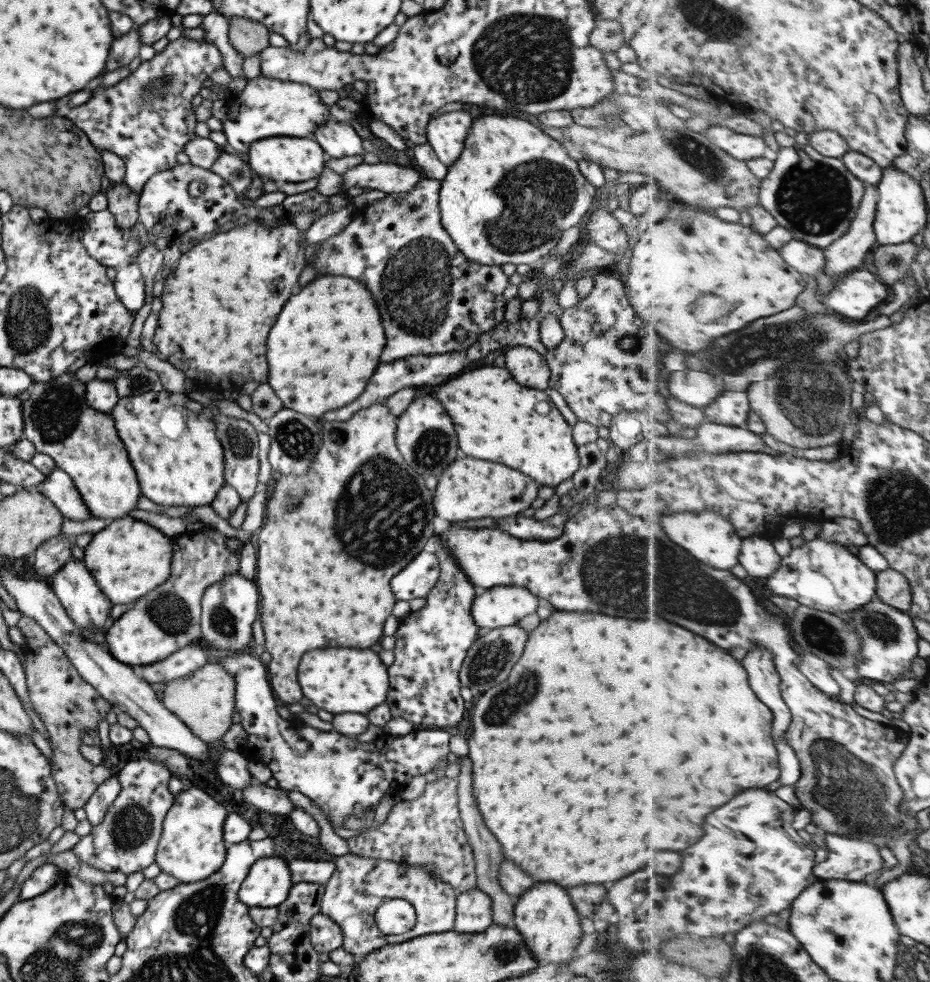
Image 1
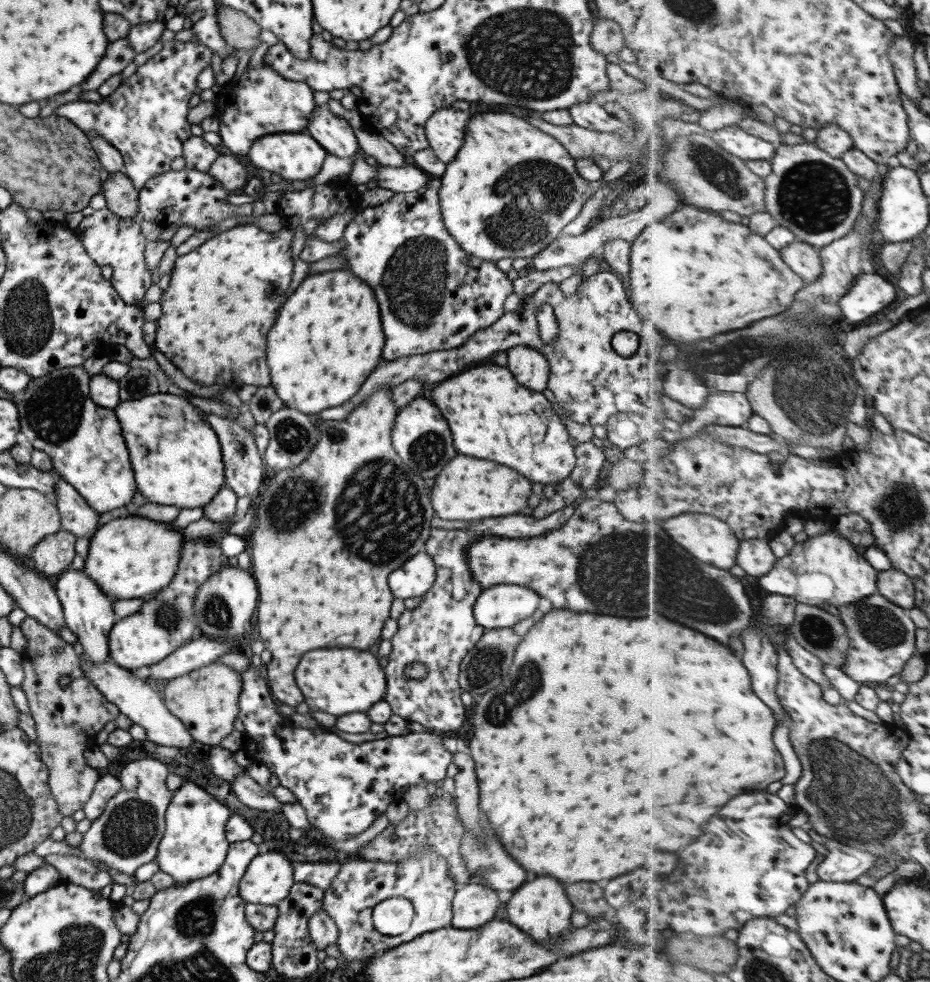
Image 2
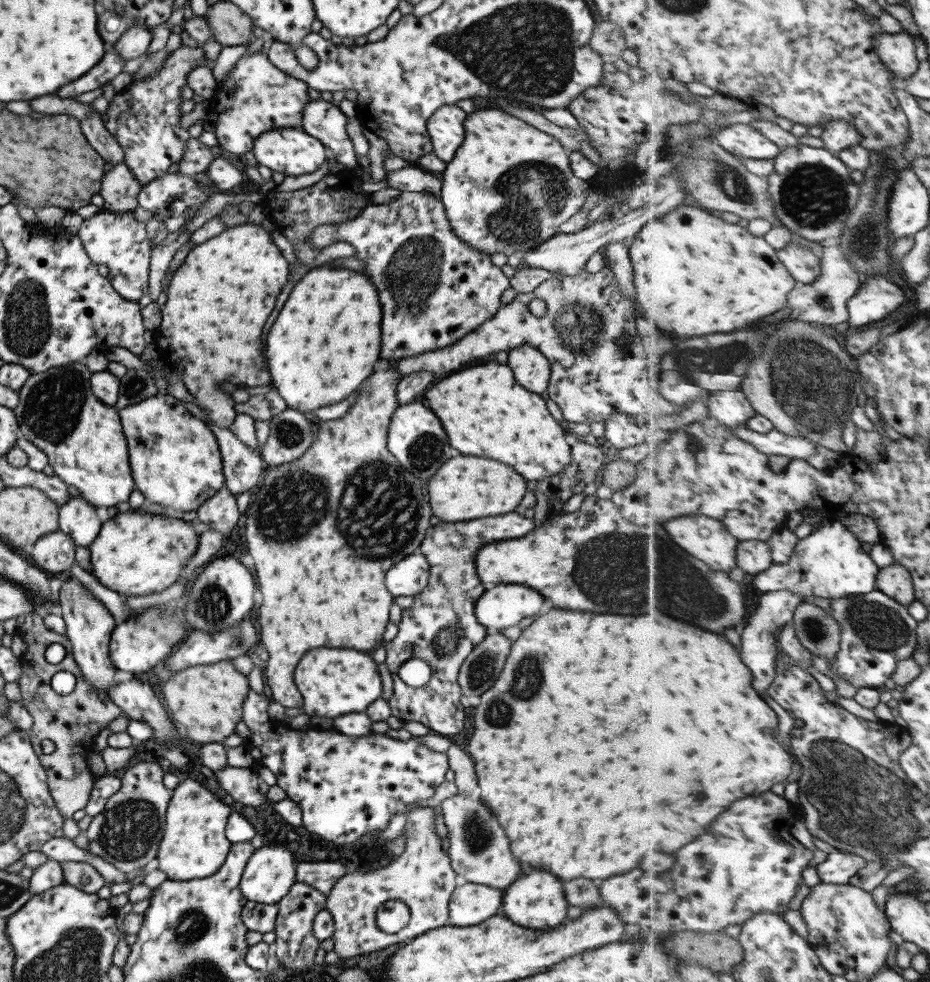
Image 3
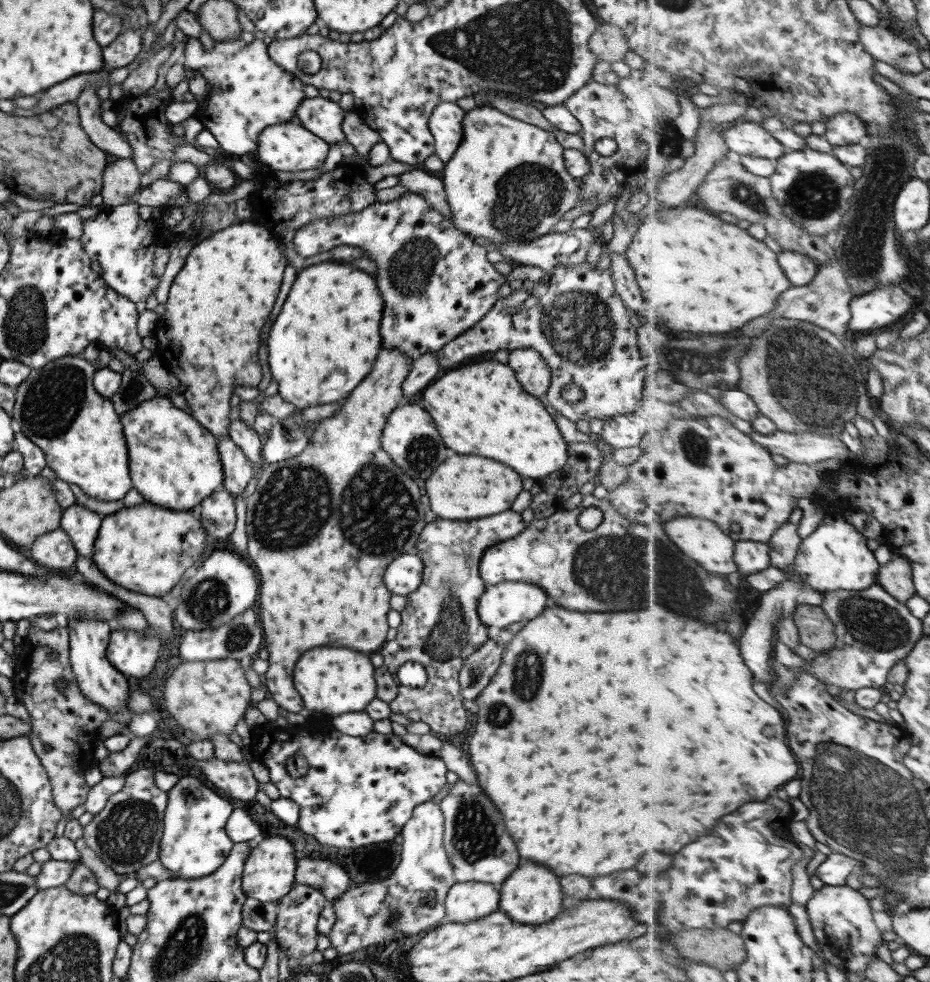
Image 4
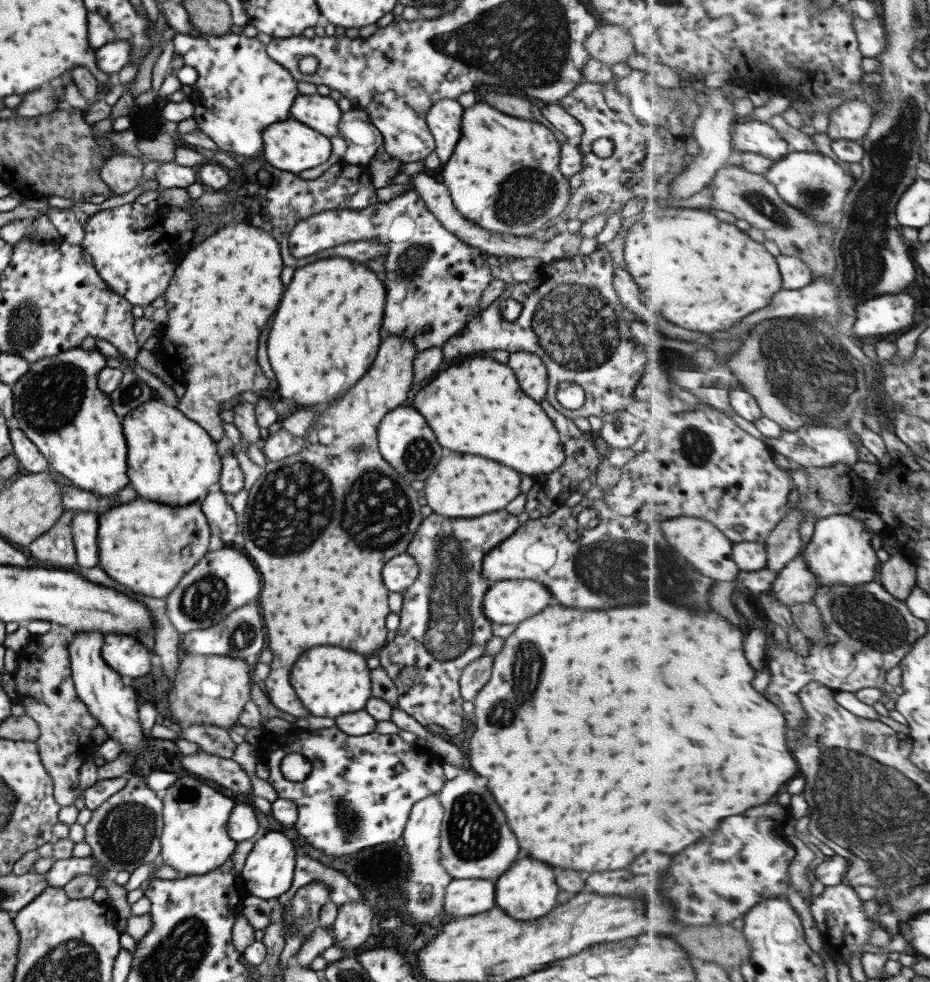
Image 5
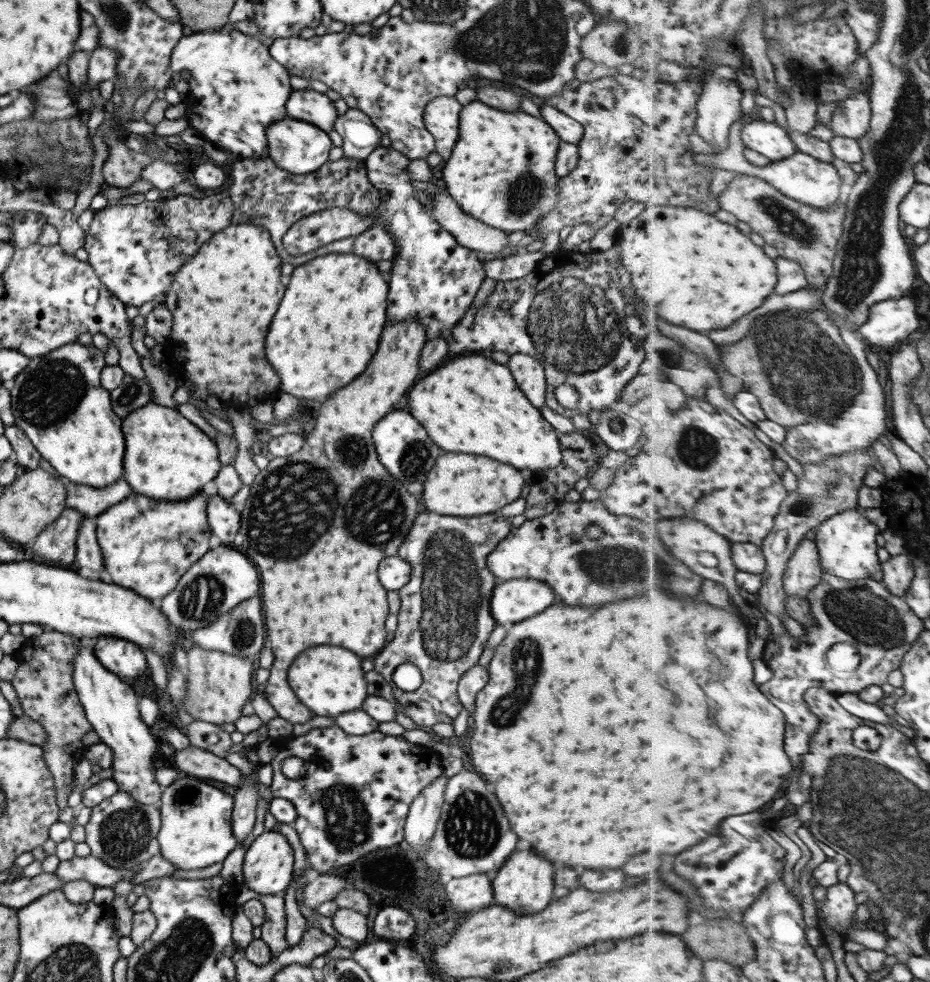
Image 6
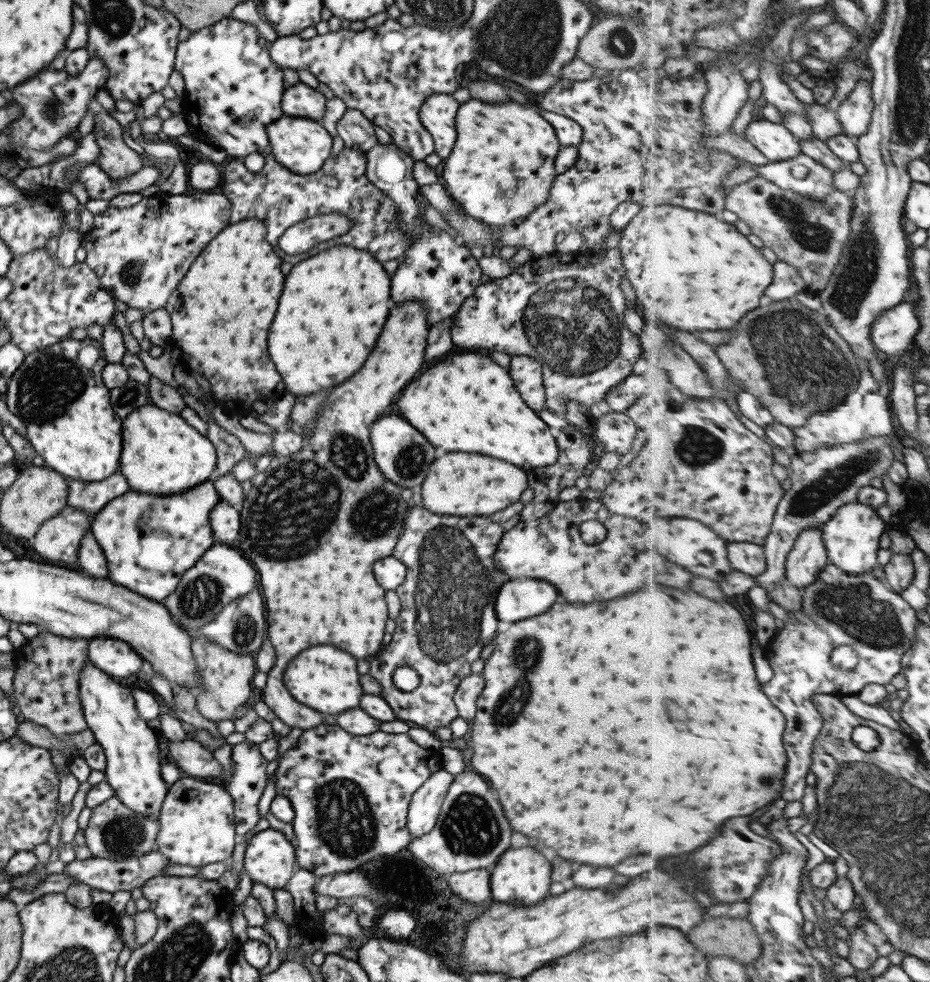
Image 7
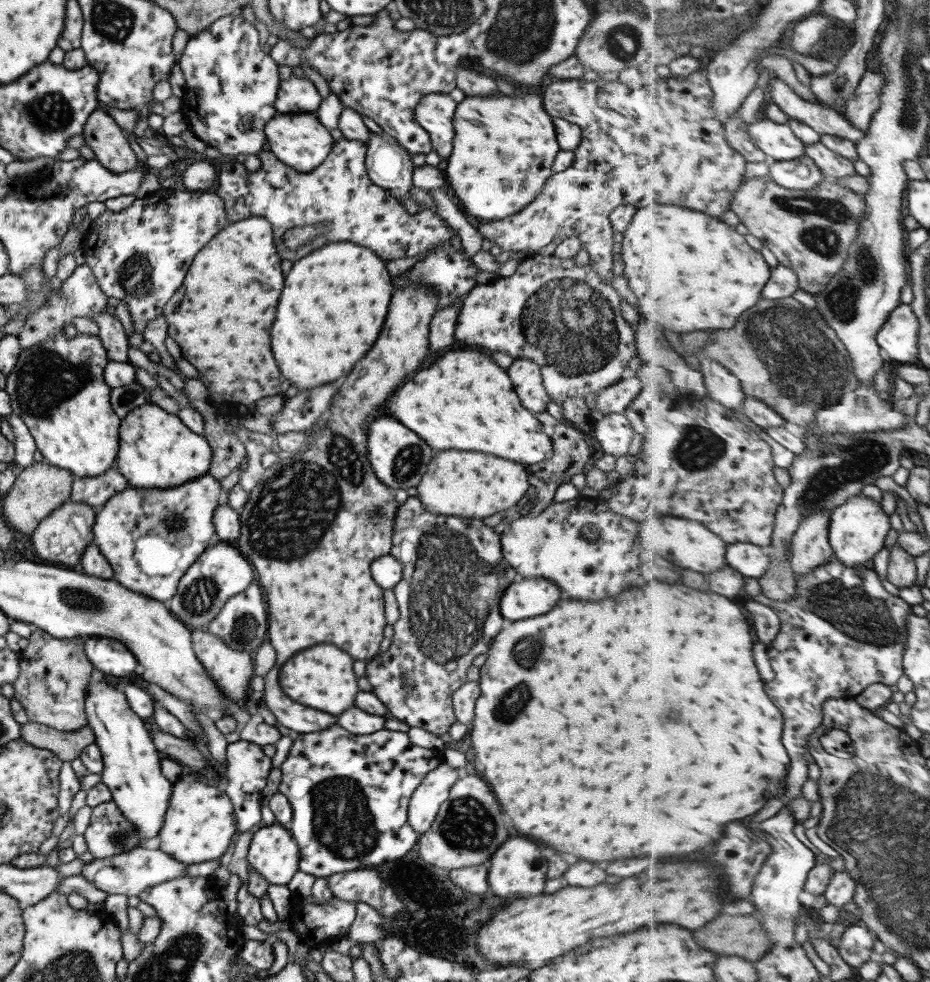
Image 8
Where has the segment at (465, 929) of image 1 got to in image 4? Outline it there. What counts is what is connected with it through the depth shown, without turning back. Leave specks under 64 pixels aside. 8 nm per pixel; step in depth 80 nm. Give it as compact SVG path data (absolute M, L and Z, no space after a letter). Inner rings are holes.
M483 881L453 883L446 892L444 909L451 923L465 924L499 910L499 893L494 884Z

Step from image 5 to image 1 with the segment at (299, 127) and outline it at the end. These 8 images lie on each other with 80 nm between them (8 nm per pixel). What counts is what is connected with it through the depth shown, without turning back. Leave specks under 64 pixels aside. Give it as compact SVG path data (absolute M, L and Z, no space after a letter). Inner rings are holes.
M277 135L252 142L244 159L250 166L253 175L269 179L273 182L303 182L317 178L323 170L327 158L321 147L313 138L297 138L289 135Z

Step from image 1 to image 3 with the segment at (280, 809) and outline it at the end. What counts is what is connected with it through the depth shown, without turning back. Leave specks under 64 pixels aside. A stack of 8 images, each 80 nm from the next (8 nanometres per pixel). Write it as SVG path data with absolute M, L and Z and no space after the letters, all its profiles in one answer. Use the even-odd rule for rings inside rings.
M227 765L218 771L212 772L215 775L219 786L239 804L245 806L263 806L272 803L261 795L257 785L258 775L250 768L237 768Z

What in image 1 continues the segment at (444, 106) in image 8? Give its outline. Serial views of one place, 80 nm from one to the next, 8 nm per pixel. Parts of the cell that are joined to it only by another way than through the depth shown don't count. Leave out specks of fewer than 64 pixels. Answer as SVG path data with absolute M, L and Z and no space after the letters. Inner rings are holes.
M462 111L442 113L428 120L426 143L438 161L449 166L459 156L473 117Z

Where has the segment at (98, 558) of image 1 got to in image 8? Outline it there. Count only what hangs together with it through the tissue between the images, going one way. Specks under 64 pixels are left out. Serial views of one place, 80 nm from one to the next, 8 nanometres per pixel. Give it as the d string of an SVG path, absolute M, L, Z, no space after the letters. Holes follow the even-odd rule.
M207 472L198 476L196 480L188 480L183 486L167 490L135 490L131 487L114 494L100 505L96 509L92 524L92 542L98 546L99 552L105 556L112 568L112 580L123 588L129 588L147 598L166 604L176 593L181 575L203 550L215 541L212 514L219 506L220 481L221 479L216 479Z

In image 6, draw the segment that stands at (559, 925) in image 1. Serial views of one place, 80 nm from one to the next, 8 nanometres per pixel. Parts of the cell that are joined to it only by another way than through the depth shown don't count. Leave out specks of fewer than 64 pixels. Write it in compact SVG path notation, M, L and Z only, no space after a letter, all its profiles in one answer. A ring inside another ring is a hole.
M529 850L511 852L511 856L503 862L503 866L490 876L494 903L507 907L515 914L533 914L542 911L553 899L551 891L554 882L551 876L551 864Z

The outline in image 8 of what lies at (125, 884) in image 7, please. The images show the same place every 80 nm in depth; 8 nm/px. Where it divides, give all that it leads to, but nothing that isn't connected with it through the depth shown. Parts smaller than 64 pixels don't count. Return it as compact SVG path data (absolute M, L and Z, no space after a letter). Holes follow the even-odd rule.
M137 846L129 852L125 852L125 854L93 859L88 864L83 864L79 876L85 878L97 890L101 890L107 895L123 894L128 897L139 894L142 890L151 888L160 882L186 876L185 869L187 869L187 866L187 864L175 862L173 858L159 849L145 850L145 848Z

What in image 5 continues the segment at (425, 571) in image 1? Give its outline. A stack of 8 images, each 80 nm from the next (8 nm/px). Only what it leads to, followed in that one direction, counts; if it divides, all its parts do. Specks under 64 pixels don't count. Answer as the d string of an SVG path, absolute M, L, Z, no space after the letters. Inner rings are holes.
M401 553L399 556L395 555L389 558L383 564L381 570L381 578L383 584L389 592L402 592L407 590L413 582L418 573L418 566L415 564L414 558L411 555Z

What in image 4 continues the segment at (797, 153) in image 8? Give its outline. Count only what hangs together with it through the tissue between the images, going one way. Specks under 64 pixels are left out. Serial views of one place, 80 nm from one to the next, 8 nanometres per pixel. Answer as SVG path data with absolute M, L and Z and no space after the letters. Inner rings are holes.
M733 123L725 128L724 137L730 150L741 156L778 160L788 151L786 146L760 123Z

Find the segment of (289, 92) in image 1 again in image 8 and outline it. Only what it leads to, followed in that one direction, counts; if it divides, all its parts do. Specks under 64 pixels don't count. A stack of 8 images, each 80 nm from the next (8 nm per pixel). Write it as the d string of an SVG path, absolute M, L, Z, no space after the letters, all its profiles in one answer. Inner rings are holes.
M231 13L189 36L179 56L177 64L184 76L180 113L188 130L226 159L257 154L267 147L264 124L277 114L273 104L281 80L278 66L261 47L255 27Z

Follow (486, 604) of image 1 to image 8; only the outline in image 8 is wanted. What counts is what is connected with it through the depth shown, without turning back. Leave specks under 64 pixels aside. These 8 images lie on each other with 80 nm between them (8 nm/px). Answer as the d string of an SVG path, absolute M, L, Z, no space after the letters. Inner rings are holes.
M546 578L513 582L501 595L499 614L505 620L523 620L549 612L559 600L559 588Z

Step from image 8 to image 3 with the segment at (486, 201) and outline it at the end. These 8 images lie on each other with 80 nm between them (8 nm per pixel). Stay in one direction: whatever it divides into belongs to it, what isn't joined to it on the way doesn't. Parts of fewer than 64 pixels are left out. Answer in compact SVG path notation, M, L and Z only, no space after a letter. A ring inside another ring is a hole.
M501 110L467 113L462 123L465 142L441 171L439 198L453 234L472 249L488 256L502 252L506 257L529 250L559 232L559 224L578 212L591 192L600 190L598 183L581 180L571 172L567 151L557 139Z

